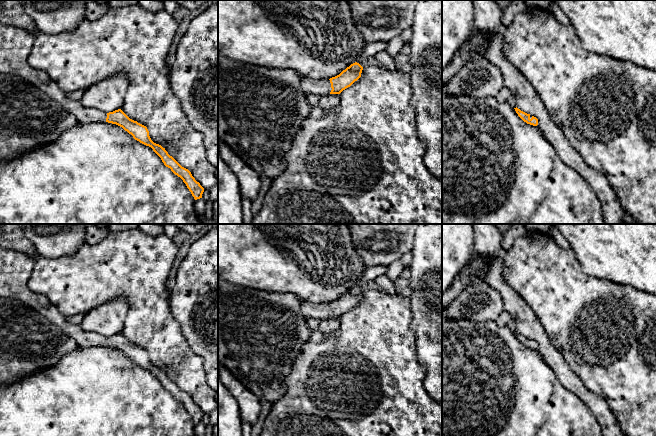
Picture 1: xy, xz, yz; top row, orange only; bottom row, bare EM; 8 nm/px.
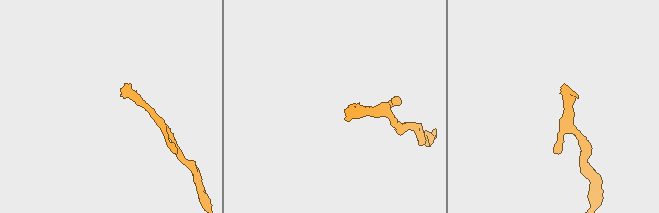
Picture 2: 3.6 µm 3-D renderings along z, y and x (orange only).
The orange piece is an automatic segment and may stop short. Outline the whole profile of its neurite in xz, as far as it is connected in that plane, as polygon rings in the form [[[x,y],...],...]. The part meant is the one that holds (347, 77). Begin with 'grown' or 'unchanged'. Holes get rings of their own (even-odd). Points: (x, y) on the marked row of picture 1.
grown; [[[355,62],[339,75],[330,79],[315,80],[312,78],[301,78],[300,87],[304,94],[340,94],[361,77],[362,70],[363,67]]]

